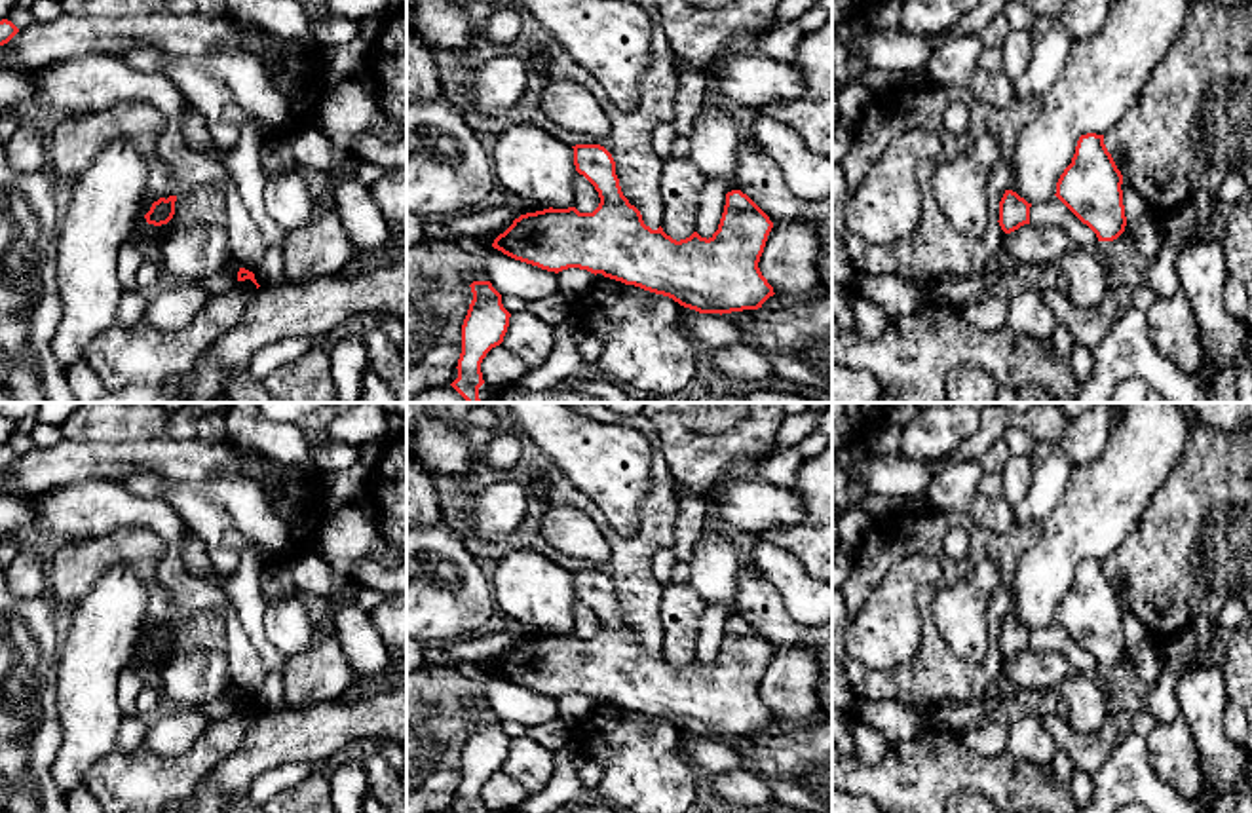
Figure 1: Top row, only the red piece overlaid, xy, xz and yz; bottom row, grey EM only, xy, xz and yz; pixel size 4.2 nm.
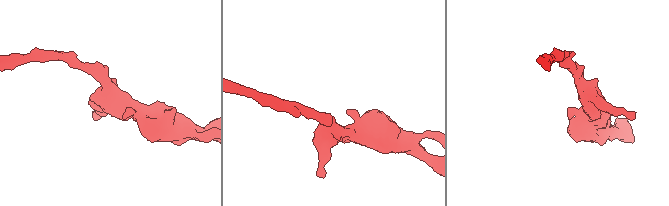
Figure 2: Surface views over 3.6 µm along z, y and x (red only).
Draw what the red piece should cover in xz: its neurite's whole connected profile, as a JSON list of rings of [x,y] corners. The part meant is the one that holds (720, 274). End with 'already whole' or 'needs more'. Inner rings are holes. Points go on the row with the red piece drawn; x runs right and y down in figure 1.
[[[576,144],[572,148],[576,171],[598,192],[598,207],[593,213],[579,213],[576,207],[549,207],[521,215],[494,239],[494,249],[555,274],[568,268],[602,274],[625,285],[669,296],[699,313],[722,315],[758,310],[775,294],[758,268],[773,222],[747,194],[741,190],[726,194],[718,230],[709,239],[693,232],[676,241],[661,226],[652,230],[644,224],[640,211],[623,196],[616,161],[604,146]]] | already whole

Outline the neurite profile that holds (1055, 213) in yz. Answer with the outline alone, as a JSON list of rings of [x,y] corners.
[[[1056,196],[1045,203],[1032,203],[1030,224],[1034,226],[1060,226],[1066,230],[1075,247],[1092,251],[1098,243],[1096,234],[1083,224]]]

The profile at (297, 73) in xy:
[[[237,21],[237,51],[256,53],[279,93],[291,101],[291,125],[294,131],[306,122],[306,101],[321,85],[319,51],[310,53],[298,42],[285,42],[268,28]]]

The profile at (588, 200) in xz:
[[[576,173],[576,177],[574,177],[574,192],[576,192],[574,207],[579,213],[593,213],[598,207],[598,203],[600,203],[598,192],[579,173]]]

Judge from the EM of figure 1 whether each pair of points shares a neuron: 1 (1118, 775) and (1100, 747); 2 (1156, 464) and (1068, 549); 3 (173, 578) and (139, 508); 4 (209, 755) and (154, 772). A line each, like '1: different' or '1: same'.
1: different
2: same
3: same
4: same

